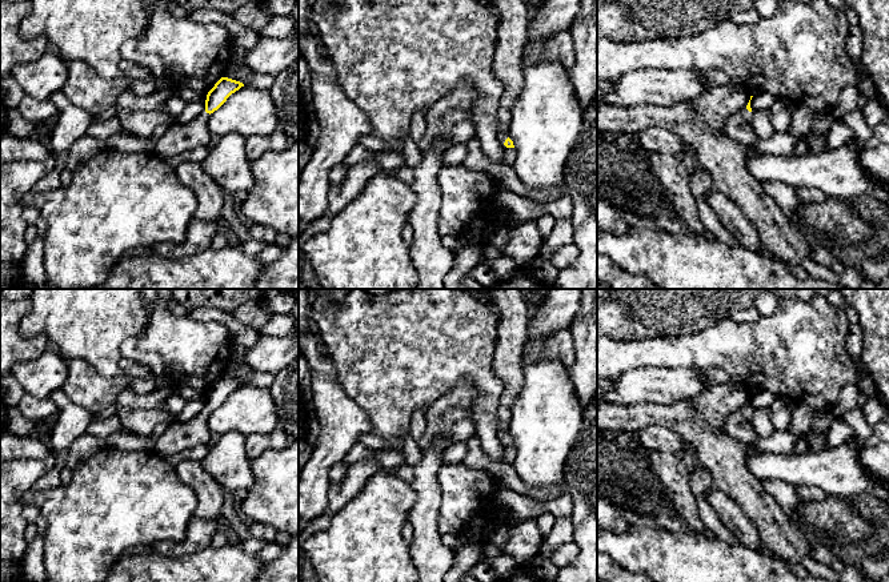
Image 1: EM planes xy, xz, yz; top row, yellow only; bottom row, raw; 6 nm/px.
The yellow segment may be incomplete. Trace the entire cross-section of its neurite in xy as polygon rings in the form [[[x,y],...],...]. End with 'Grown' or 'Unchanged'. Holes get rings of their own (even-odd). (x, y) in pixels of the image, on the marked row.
[[[221,77],[208,92],[205,109],[188,124],[169,125],[164,135],[157,137],[152,150],[164,160],[169,160],[177,154],[208,146],[212,141],[212,135],[208,129],[209,115],[217,111],[241,87],[244,84],[240,81]]]. Grown

